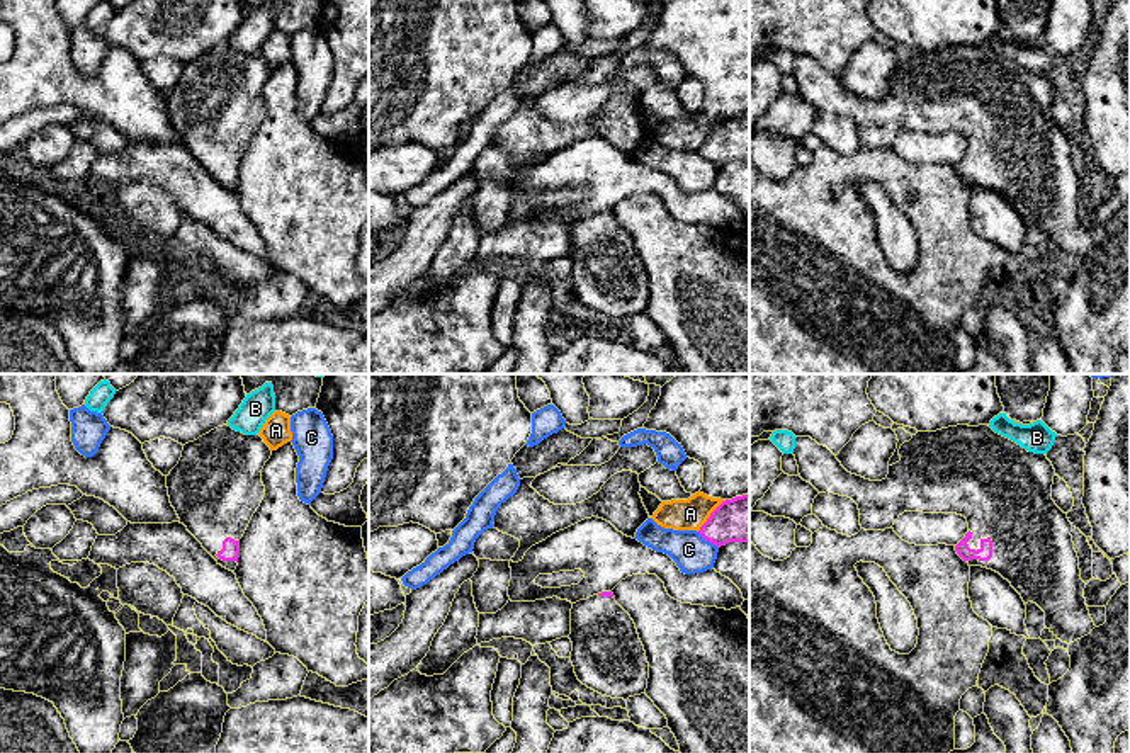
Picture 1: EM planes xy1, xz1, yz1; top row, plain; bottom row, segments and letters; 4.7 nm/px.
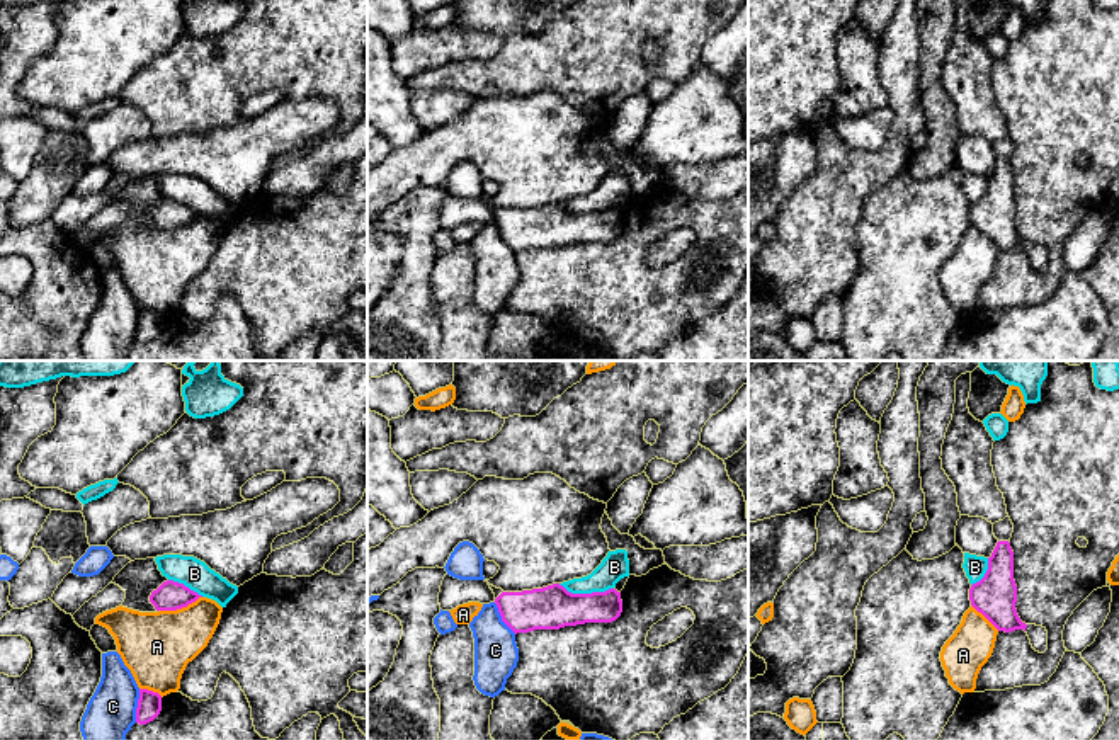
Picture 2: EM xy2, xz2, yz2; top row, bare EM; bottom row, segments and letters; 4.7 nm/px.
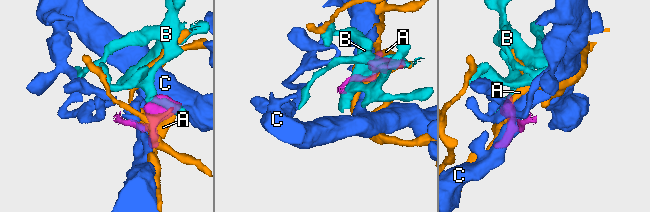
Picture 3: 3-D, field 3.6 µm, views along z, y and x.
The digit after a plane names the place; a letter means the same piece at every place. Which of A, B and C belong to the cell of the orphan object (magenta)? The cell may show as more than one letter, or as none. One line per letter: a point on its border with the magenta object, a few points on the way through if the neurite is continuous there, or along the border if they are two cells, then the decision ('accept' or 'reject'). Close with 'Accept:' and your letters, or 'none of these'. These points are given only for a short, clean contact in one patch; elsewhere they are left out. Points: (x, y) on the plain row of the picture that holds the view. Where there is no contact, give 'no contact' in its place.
A: contact xy2 (179, 227); reject
B: contact xz2 (585, 213); reject
C: contact xy2 (138, 325); reject
Accept: none of these

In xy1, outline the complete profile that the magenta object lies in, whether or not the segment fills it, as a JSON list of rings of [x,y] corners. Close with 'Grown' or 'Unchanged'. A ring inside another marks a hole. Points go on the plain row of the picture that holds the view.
[[[223,44],[185,63],[178,83],[167,95],[170,122],[180,143],[218,184],[233,192],[238,185],[240,158],[265,116],[262,88],[270,75],[270,66],[258,53],[245,54]]]. Grown

